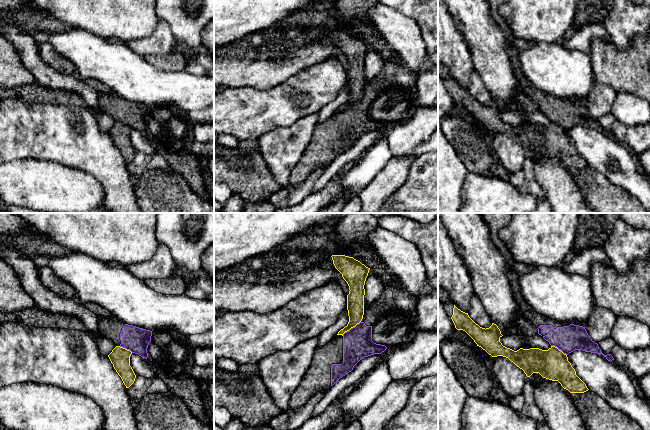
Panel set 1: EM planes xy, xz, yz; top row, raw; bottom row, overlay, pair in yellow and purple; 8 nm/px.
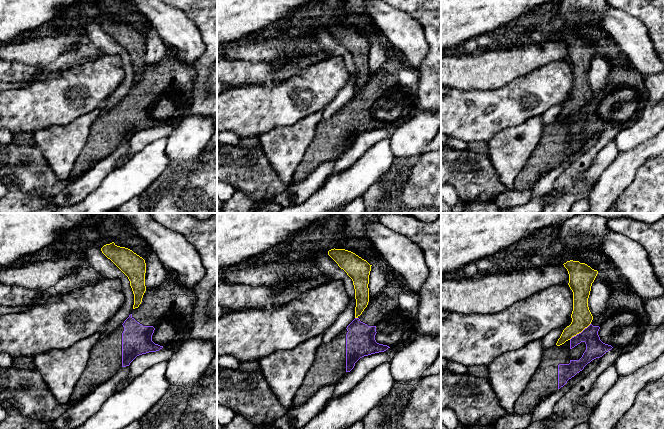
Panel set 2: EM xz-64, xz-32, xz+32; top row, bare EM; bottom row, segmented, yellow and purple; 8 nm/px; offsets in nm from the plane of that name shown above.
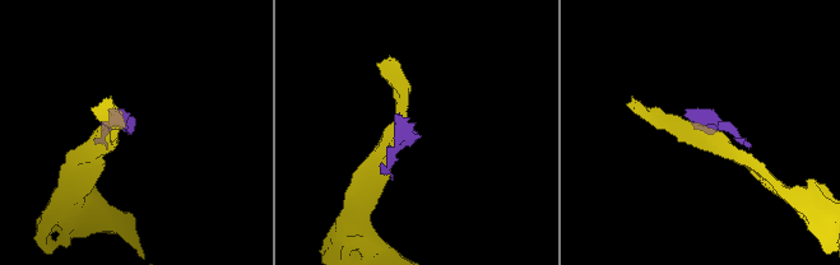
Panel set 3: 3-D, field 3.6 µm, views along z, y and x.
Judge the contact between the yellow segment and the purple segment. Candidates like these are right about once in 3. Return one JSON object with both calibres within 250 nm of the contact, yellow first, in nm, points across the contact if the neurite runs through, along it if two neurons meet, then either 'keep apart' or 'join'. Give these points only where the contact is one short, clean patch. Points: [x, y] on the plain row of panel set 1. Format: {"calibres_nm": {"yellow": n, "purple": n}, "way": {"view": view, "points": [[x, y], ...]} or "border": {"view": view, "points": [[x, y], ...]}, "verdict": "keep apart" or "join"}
{"calibres_nm": {"yellow": 140, "purple": 240}, "border": {"view": "xz", "points": [[360, 97], [342, 111]]}, "verdict": "keep apart"}

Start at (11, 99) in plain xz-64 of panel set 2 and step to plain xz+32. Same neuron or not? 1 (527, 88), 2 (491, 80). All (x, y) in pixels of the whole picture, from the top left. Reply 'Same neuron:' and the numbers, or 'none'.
Same neuron: 1

